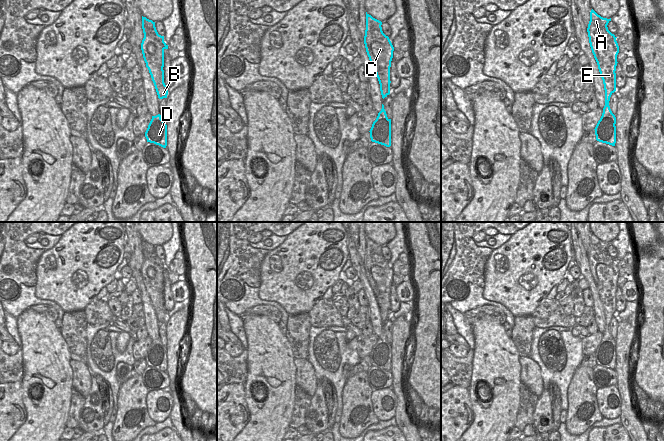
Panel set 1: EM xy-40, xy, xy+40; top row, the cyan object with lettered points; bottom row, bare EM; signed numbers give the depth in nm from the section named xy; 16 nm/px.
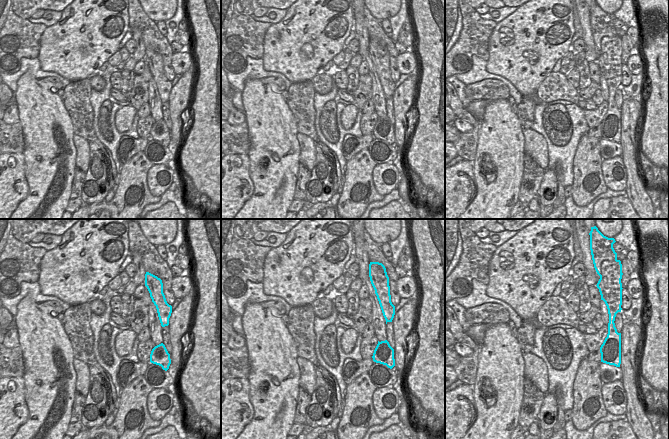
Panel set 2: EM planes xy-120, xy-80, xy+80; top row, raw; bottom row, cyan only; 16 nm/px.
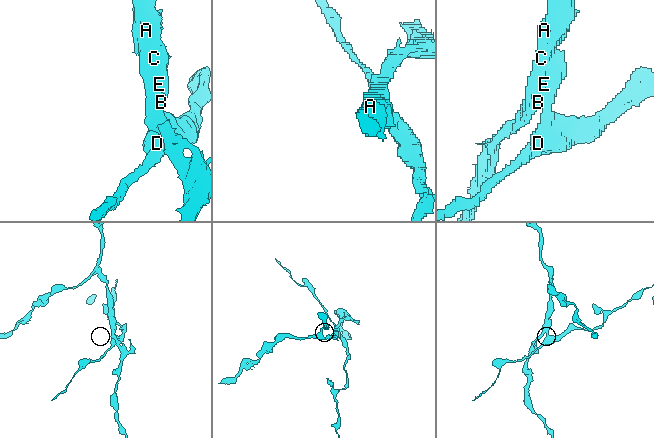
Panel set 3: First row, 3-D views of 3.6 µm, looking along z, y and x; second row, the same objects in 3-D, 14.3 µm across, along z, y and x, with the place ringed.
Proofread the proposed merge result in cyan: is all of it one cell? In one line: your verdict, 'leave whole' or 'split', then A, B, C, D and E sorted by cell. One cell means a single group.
split | A B / C D E

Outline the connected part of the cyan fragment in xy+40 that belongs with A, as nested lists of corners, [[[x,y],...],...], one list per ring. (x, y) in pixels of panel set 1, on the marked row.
[[[593,9],[590,12],[590,21],[588,24],[587,32],[589,37],[589,43],[596,61],[599,60],[599,55],[597,52],[597,41],[598,40],[605,40],[605,41],[612,41],[616,40],[616,36],[612,34],[608,30],[608,23],[611,21],[610,19],[603,18],[598,15]]]

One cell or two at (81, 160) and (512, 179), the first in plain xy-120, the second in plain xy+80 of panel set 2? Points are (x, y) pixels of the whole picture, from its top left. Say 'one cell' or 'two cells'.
two cells

